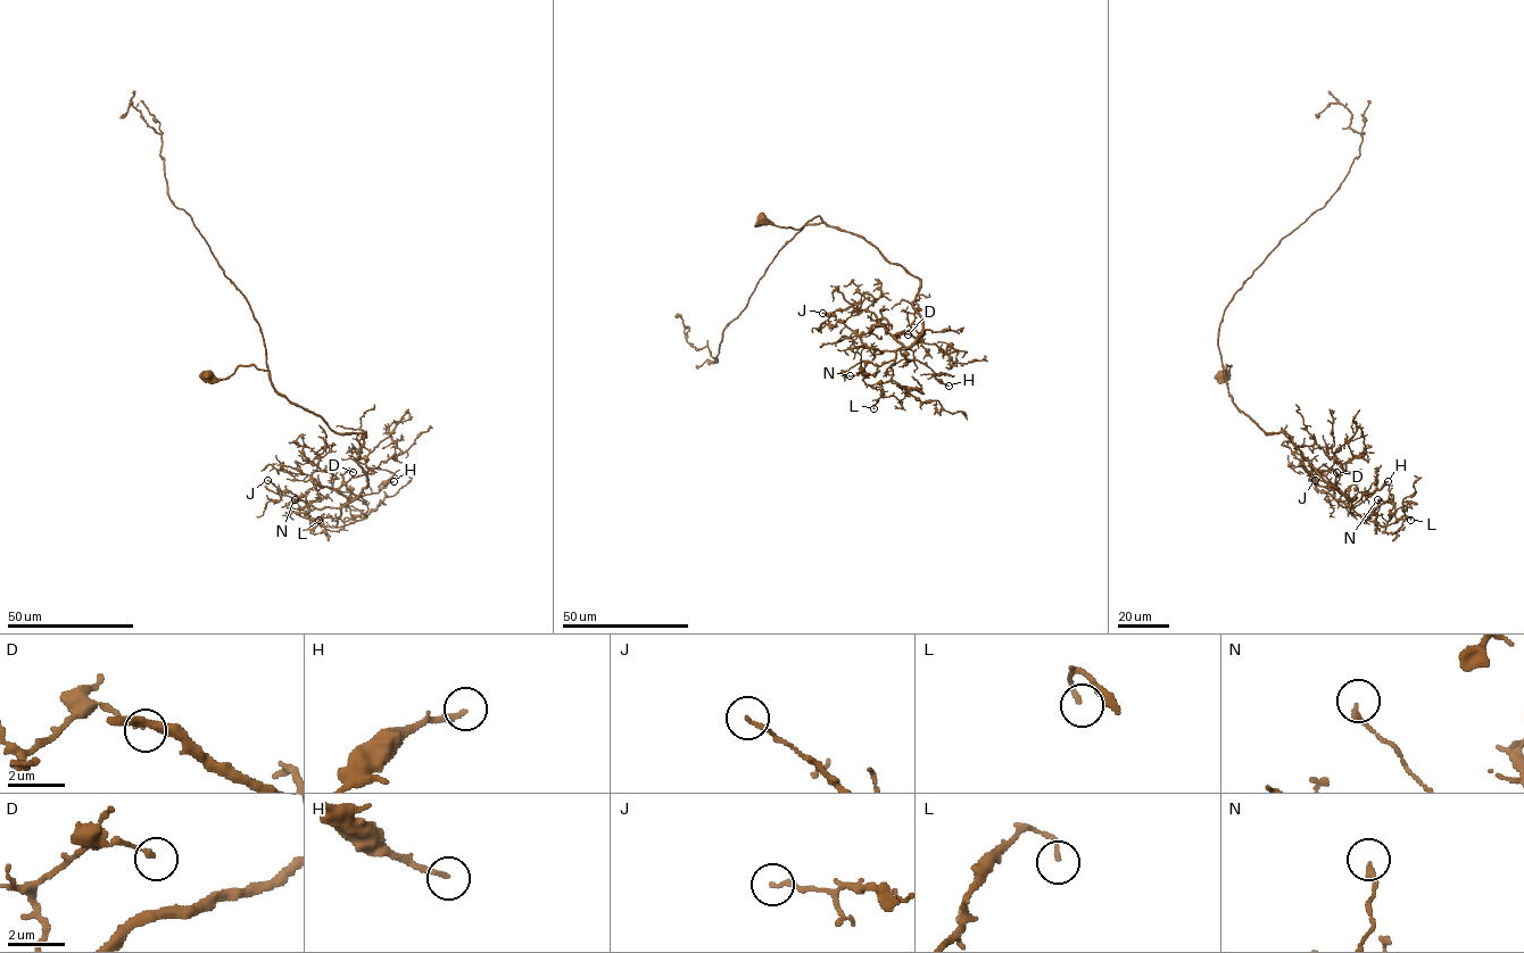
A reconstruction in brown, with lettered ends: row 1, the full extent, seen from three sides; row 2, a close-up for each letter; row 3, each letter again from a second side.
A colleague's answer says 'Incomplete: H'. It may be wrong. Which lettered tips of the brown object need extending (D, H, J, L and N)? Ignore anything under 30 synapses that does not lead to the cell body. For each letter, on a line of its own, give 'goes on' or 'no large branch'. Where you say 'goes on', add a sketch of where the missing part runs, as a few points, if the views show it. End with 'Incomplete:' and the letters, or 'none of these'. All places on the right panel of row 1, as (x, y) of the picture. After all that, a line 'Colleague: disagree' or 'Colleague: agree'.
D: no large branch
H: goes on; course (1388, 481), (1394, 472), (1396, 458)
J: no large branch
L: no large branch
N: no large branch
Incomplete: H
Colleague: agree

